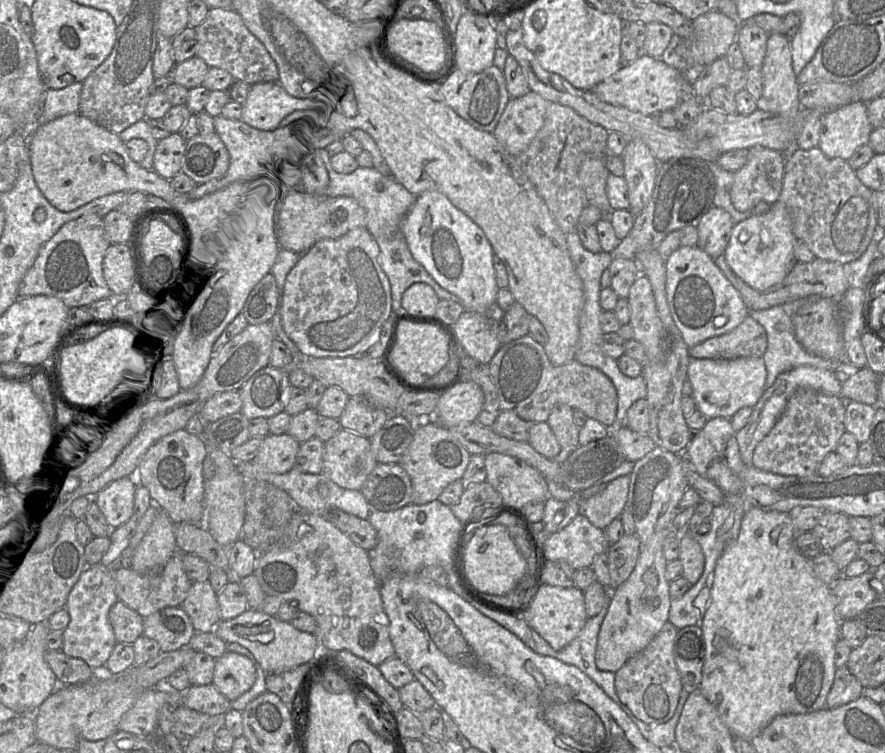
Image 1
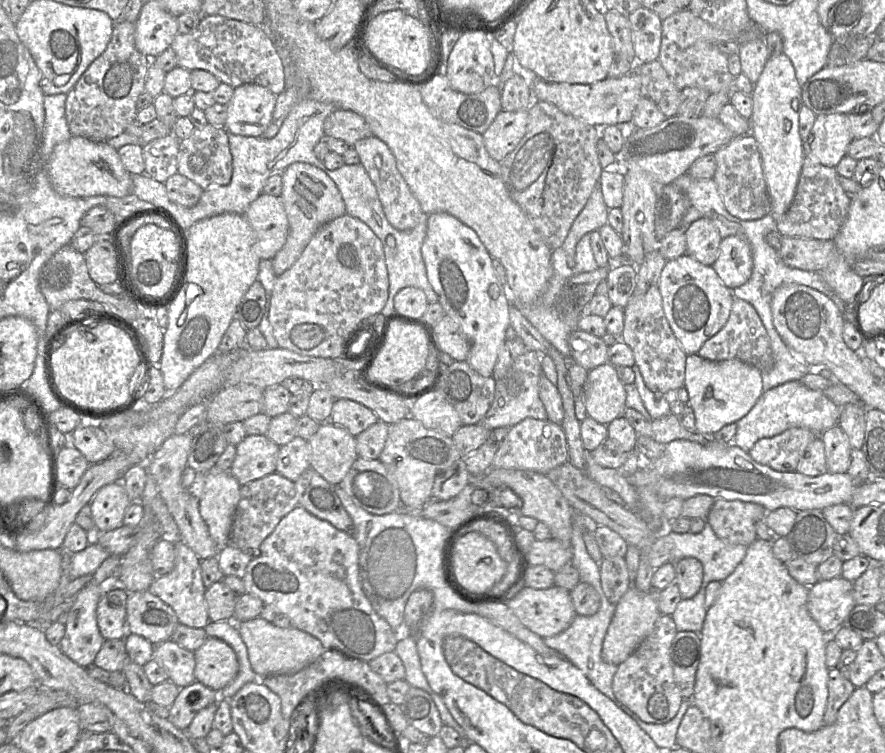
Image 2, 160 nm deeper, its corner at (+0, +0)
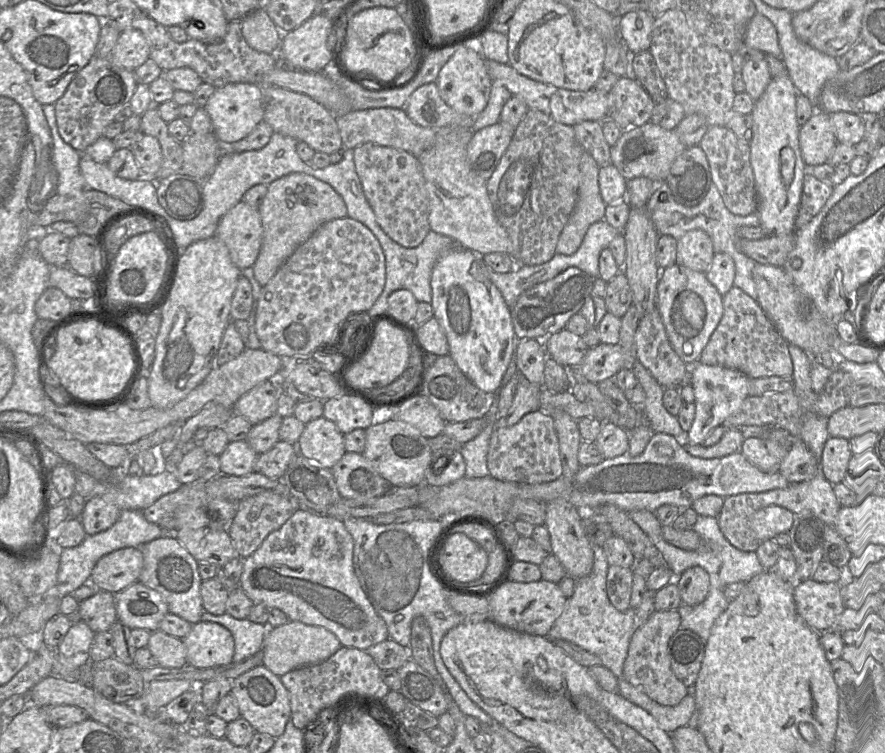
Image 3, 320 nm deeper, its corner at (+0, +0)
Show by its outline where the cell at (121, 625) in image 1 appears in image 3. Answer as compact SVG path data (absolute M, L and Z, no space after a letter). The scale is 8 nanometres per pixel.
M97 591L79 603L76 619L84 622L94 633L109 631L117 621L114 594Z

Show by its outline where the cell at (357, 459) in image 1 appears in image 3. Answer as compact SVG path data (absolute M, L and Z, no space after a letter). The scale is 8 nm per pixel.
M323 416L305 424L296 444L298 454L331 469L346 453L344 435L335 424Z

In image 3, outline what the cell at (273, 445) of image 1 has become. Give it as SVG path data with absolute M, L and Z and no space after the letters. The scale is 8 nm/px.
M246 440L229 442L219 455L222 475L243 476L255 471L257 454Z

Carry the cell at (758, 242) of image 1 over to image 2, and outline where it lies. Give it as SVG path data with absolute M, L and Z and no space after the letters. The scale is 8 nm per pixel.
M735 235L722 239L718 257L712 267L729 289L742 286L749 280L753 270L749 243Z

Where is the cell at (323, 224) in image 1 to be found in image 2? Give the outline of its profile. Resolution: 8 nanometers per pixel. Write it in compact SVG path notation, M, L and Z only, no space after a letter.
M262 193L243 215L255 234L258 256L261 259L273 259L284 246L289 230L281 196Z

